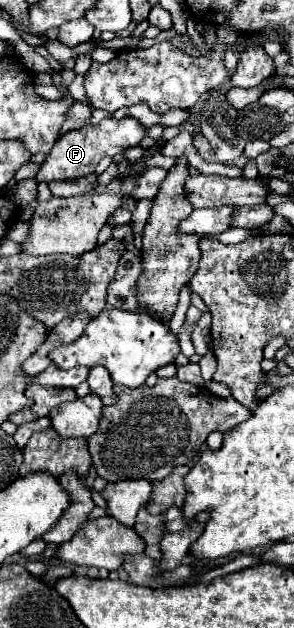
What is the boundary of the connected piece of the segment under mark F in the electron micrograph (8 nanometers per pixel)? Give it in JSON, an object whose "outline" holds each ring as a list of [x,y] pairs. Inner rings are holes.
{"outline":[[[125,117],[121,121],[117,119],[103,119],[97,125],[85,125],[81,129],[69,131],[65,135],[61,135],[55,143],[55,147],[47,153],[47,157],[43,159],[39,171],[37,171],[37,181],[69,181],[69,179],[77,179],[83,175],[89,175],[95,171],[97,163],[103,157],[115,157],[119,153],[123,153],[125,149],[139,145],[139,141],[145,137],[145,127],[135,119],[135,117]]]}

